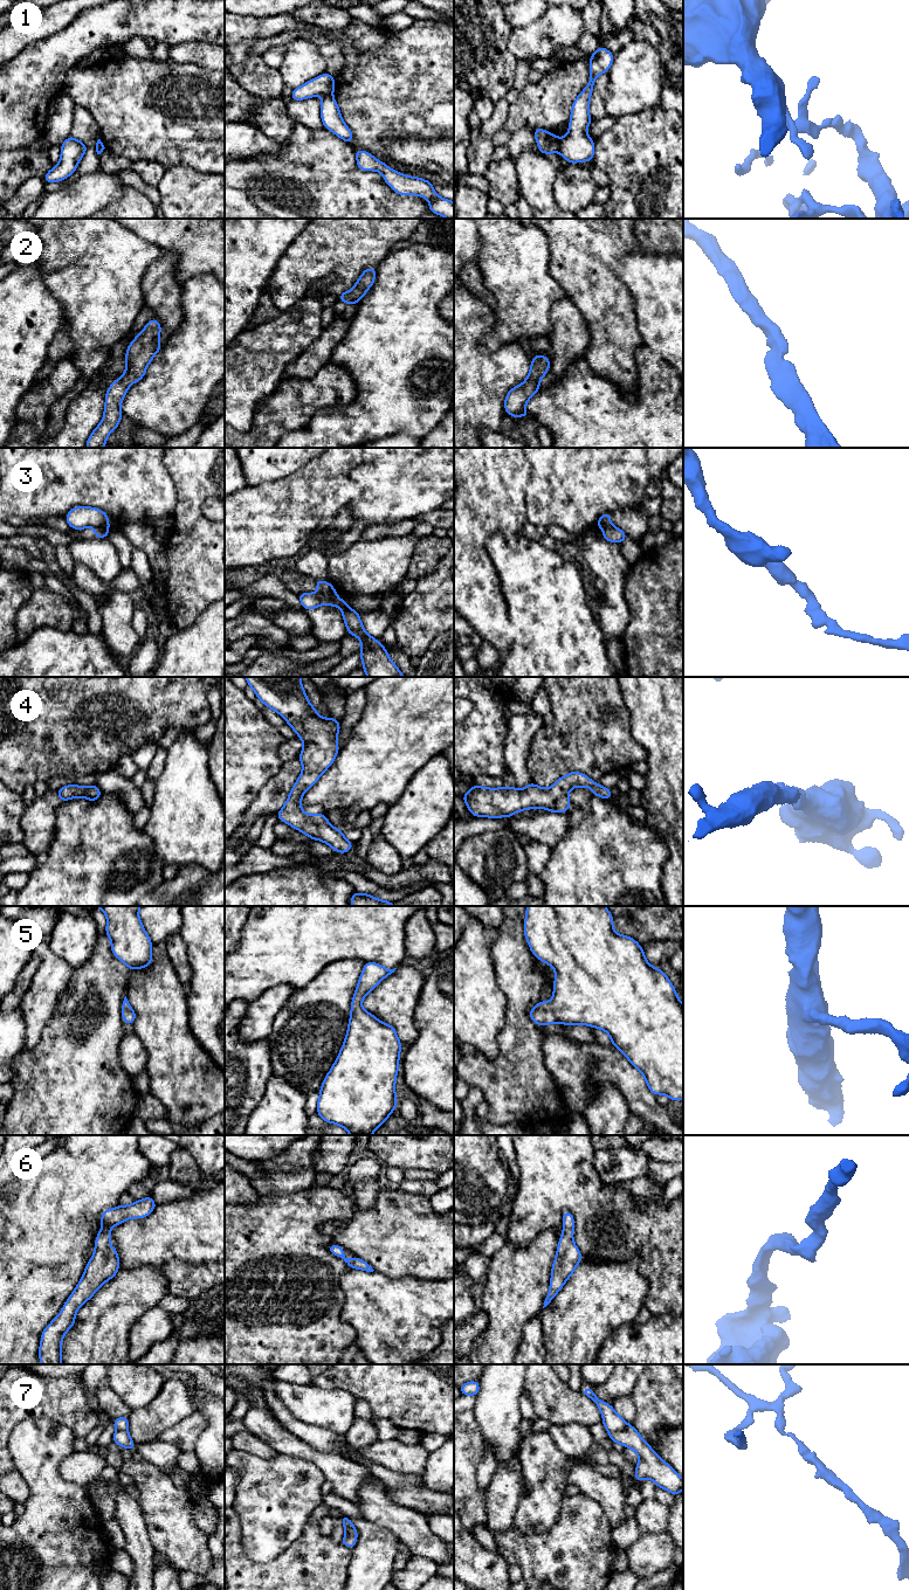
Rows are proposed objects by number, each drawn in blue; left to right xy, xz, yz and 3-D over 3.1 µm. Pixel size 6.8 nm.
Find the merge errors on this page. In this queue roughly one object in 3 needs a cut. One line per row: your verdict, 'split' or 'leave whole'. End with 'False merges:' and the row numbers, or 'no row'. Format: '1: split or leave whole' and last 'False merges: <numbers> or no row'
1: split
2: leave whole
3: split
4: leave whole
5: leave whole
6: leave whole
7: split
False merges: 1, 3, 7

